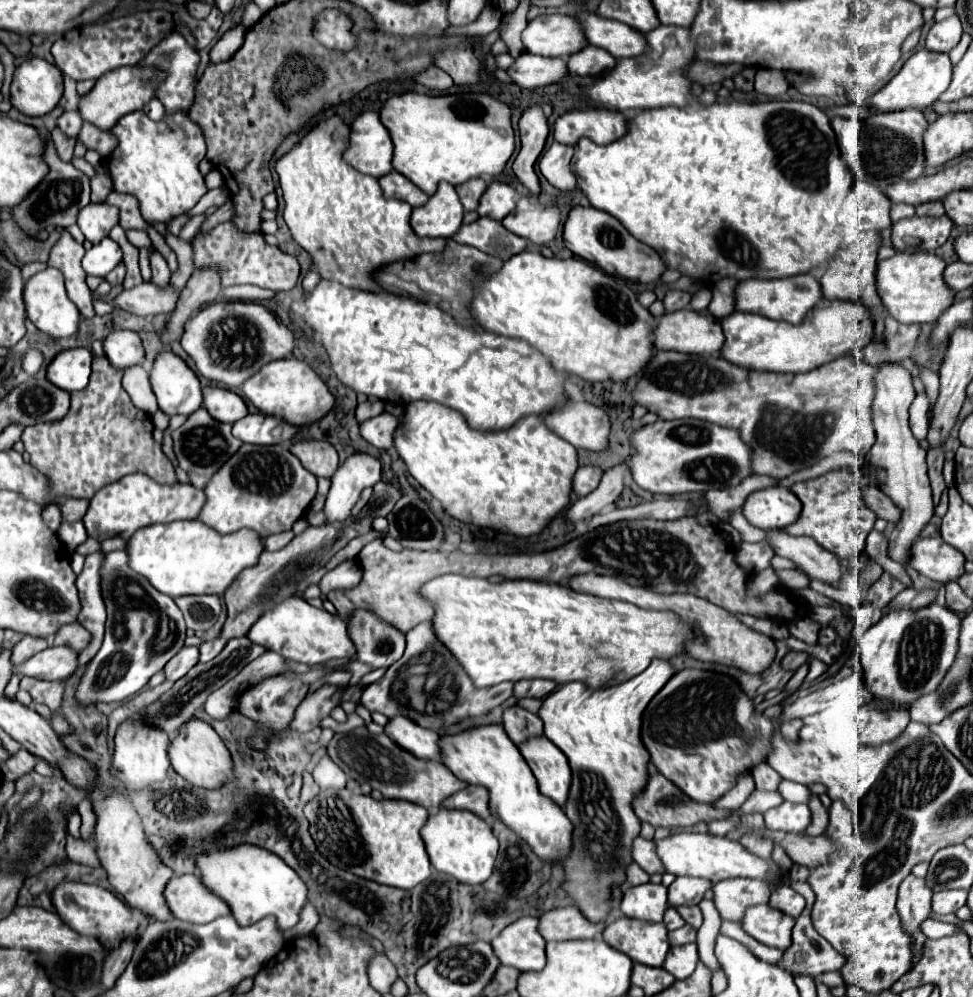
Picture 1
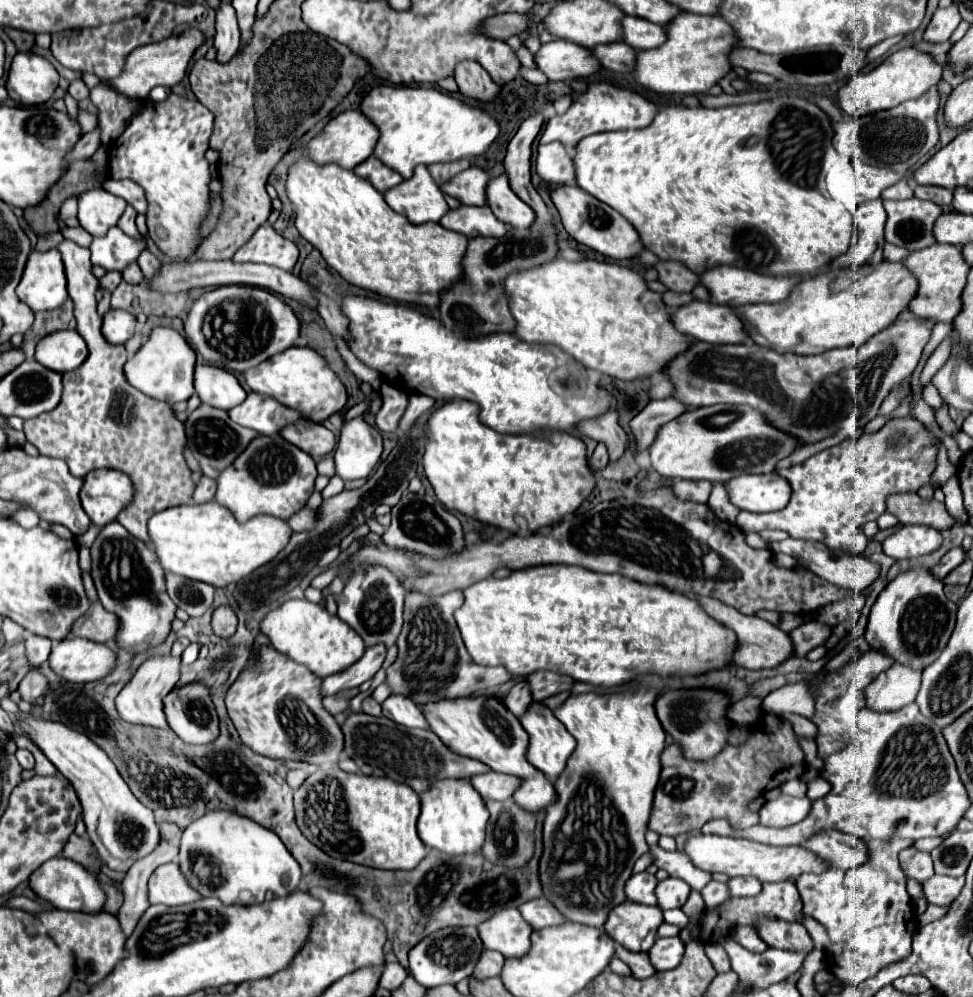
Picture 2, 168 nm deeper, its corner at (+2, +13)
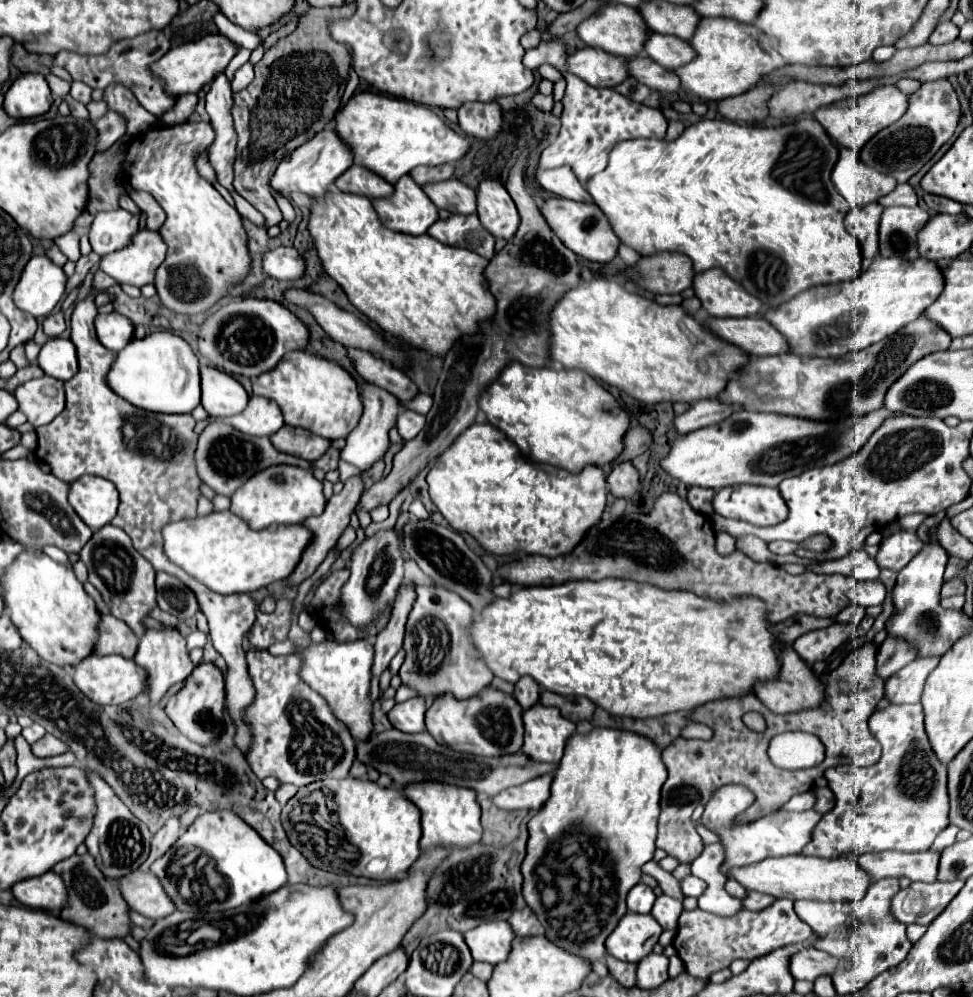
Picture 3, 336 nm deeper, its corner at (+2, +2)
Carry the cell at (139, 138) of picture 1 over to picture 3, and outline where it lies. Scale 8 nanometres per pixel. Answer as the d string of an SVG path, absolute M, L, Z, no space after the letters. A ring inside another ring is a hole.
M203 120L161 126L135 138L123 162L129 186L153 194L167 214L159 234L169 250L157 268L155 288L161 302L179 314L197 314L211 308L231 284L247 276L251 262L239 212L195 168L197 158L207 154L213 140L213 126Z

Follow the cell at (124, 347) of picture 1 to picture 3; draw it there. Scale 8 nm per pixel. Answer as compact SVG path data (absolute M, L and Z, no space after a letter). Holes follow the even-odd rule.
M117 312L99 314L95 328L97 328L99 342L105 348L109 348L111 352L121 352L121 348L125 348L125 344L129 344L133 340L131 320L117 314Z

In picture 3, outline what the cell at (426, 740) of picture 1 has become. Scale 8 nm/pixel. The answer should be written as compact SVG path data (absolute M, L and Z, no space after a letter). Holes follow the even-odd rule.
M409 698L407 702L395 704L393 710L387 714L389 722L393 724L393 728L407 732L407 734L417 734L425 730L425 700L423 698Z

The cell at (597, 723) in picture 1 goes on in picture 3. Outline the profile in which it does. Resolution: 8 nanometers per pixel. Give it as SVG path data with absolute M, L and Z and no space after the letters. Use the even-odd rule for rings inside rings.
M593 728L587 734L573 734L569 736L567 744L565 744L565 752L563 758L555 770L555 778L551 784L551 796L545 802L545 806L529 820L529 842L527 842L527 856L523 860L521 872L523 872L523 896L525 902L529 904L529 908L533 912L537 912L537 918L541 920L541 924L547 928L545 936L555 942L557 946L583 956L587 960L591 960L593 964L593 972L599 976L609 976L607 964L605 964L605 938L615 930L617 922L625 916L627 906L625 906L625 896L627 890L631 890L639 878L641 878L641 866L645 862L649 862L653 858L655 852L655 836L657 836L657 820L659 820L659 792L663 782L667 780L667 772L665 772L665 764L661 760L661 748L647 736L637 734L637 732L629 732L629 730L615 730L615 728Z

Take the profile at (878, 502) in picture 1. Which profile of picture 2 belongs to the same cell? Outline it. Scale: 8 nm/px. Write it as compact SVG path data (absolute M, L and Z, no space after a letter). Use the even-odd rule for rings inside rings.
M905 493L905 497L889 497L887 511L893 513L901 523L921 523L937 531L953 527L953 517L947 513L945 503L935 499L923 501L917 493Z

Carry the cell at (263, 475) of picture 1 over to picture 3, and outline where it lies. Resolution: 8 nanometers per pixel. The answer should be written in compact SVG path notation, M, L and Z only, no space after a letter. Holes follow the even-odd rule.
M277 464L275 468L265 468L251 476L237 492L231 496L231 508L235 516L245 520L249 528L263 530L271 524L303 524L309 516L319 516L325 510L323 484L309 472L309 468Z

